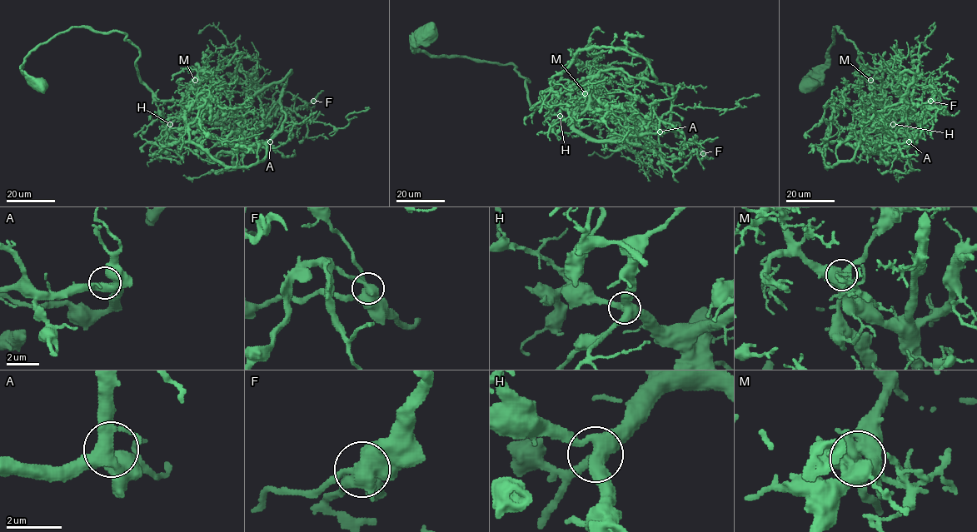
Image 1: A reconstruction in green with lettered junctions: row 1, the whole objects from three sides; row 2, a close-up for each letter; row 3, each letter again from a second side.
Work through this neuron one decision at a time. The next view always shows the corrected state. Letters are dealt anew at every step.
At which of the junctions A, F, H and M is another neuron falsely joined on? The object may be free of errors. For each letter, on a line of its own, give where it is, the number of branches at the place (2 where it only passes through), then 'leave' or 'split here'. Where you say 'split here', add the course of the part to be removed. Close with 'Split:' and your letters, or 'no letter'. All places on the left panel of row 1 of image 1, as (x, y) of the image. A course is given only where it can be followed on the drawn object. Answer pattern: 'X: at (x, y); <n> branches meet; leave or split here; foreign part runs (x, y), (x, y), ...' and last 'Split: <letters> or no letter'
A: at (270, 141); 4 branches meet; leave
F: at (313, 101); 4 branches meet; split here; foreign part runs (313, 101), (307, 103), (288, 91), (279, 92), (251, 80), (251, 77), (256, 69), (256, 53)
H: at (170, 124); 4 branches meet; leave
M: at (195, 80); 4 branches meet; leave
Split: F

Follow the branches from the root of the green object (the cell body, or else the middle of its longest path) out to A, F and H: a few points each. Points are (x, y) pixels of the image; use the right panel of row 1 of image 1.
A: (810, 85), (824, 69), (836, 27), (858, 49), (858, 62), (884, 82), (879, 100), (917, 122), (909, 141)
F: (810, 85), (836, 27), (884, 82), (879, 100), (919, 128), (930, 101)
H: (810, 85), (824, 69), (836, 27), (858, 49), (858, 62), (884, 82), (879, 100), (897, 115), (893, 124)

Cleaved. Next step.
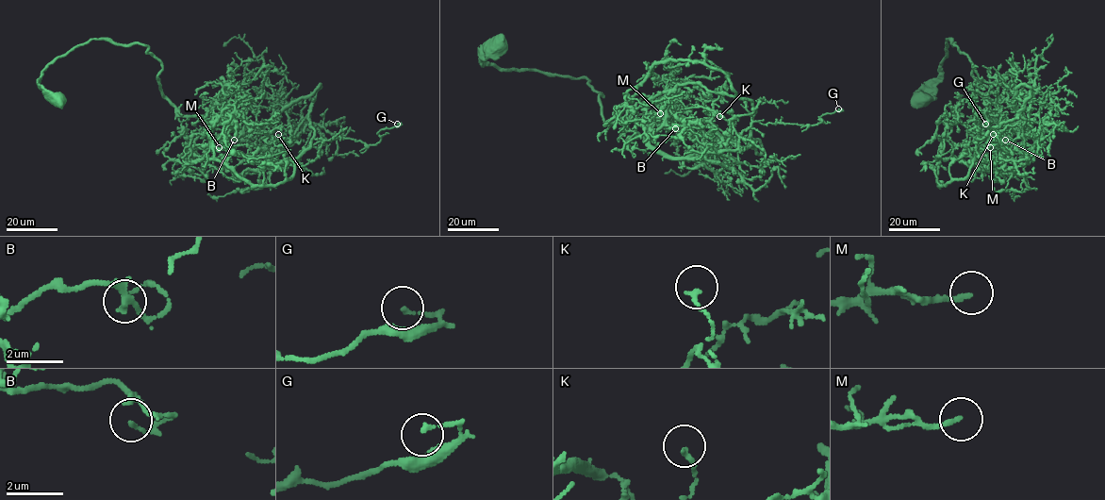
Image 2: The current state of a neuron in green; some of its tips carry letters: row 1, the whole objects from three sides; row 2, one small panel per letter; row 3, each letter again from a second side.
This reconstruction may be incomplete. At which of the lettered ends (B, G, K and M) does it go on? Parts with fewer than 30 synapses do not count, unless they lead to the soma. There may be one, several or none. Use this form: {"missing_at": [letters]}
{"missing_at": []}

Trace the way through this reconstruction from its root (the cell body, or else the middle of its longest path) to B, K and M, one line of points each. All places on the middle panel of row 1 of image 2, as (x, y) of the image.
B: (497, 44), (483, 62), (585, 78), (603, 95), (607, 124), (633, 118), (646, 136), (675, 128)
K: (497, 44), (483, 62), (585, 77), (607, 124), (636, 119), (673, 157), (718, 151), (706, 110), (719, 116)
M: (497, 44), (483, 62), (585, 78), (603, 95), (607, 124), (636, 119), (644, 136), (635, 124), (660, 113)

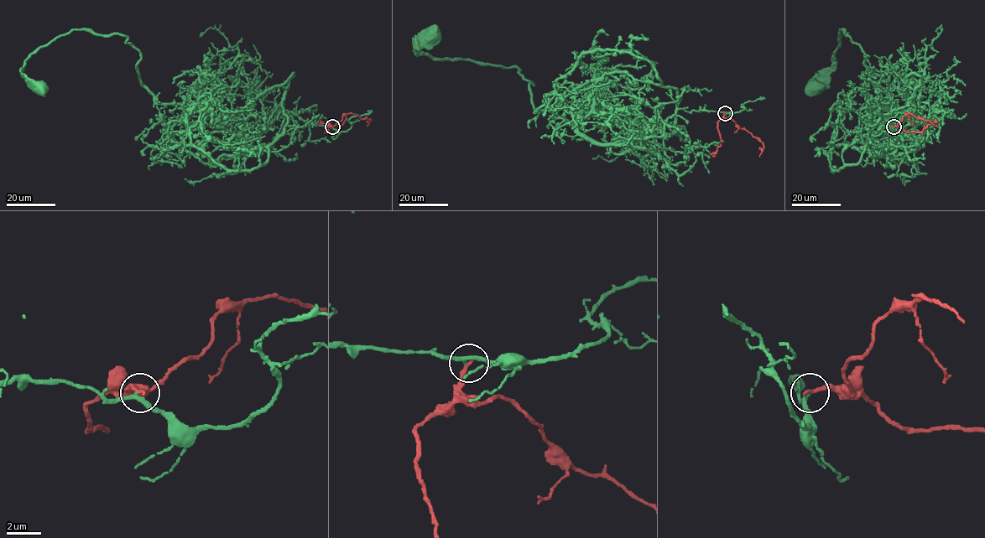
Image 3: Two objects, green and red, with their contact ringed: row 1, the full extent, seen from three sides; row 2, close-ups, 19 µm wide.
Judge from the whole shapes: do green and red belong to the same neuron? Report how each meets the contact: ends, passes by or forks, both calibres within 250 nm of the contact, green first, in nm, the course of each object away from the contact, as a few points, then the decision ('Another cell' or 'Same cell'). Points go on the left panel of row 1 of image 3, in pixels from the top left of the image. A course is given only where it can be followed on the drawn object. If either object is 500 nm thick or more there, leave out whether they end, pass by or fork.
At the ring green passes by. At the ring red ends. Thickness 200 nm (green) against 240 nm. Course of green: (331, 126), (295, 126), (256, 149), (190, 124), (144, 86), (124, 35), (84, 29), (25, 61), (39, 88). Course of red: (332, 126), (347, 113), (357, 115), (361, 119), (368, 118), (371, 120), (367, 126). Another cell

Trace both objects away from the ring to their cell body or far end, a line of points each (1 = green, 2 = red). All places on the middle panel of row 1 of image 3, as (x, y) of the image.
1: (724, 112), (678, 109), (659, 137), (592, 142), (571, 111), (537, 111), (517, 67), (418, 54), (431, 35)
2: (725, 112), (725, 117), (731, 118), (763, 143), (759, 157)

